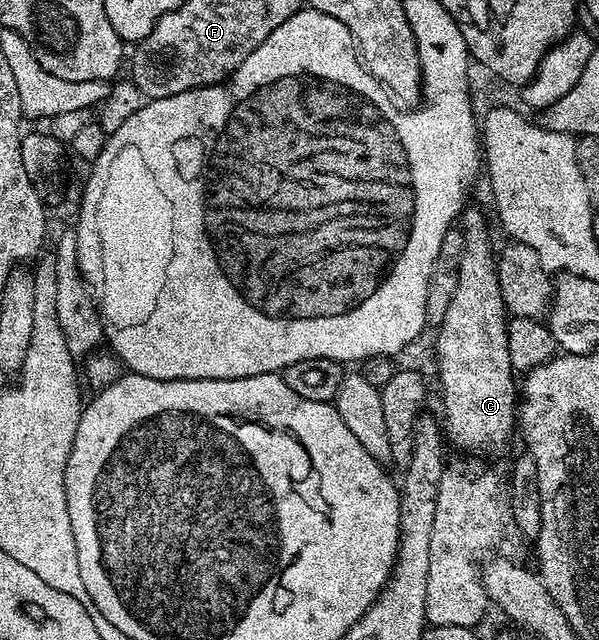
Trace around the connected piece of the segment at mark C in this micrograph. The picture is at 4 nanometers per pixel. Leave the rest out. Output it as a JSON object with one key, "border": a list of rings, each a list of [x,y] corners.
{"border":[[[476,206],[465,207],[462,213],[462,231],[464,233],[464,249],[462,250],[462,266],[458,268],[458,290],[454,290],[454,299],[450,301],[450,306],[446,309],[446,318],[442,318],[440,327],[435,333],[436,336],[436,372],[440,375],[440,394],[444,397],[444,416],[442,415],[442,428],[446,433],[446,440],[449,445],[457,444],[460,450],[468,454],[488,454],[491,448],[500,448],[508,439],[518,424],[518,384],[512,381],[514,369],[510,362],[510,350],[508,349],[508,320],[504,313],[504,303],[502,302],[502,290],[498,286],[498,270],[496,262],[497,253],[492,252],[492,240],[488,237],[488,224],[485,213]]]}

